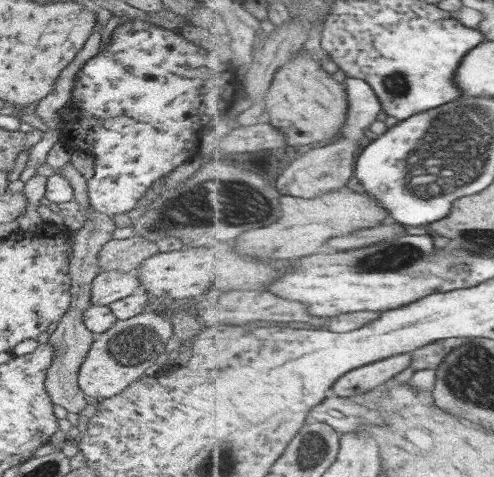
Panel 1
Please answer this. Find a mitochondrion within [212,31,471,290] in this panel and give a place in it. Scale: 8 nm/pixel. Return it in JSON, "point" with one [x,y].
{"point":[397,255]}

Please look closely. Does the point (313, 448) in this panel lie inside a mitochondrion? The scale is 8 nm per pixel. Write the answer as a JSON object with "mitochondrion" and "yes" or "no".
{"mitochondrion":"yes"}

